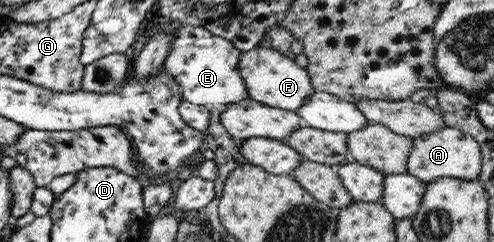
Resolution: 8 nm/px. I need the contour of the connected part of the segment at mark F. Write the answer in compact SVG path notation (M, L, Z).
M267 44L243 52L240 68L242 78L246 82L246 90L249 91L249 98L270 107L296 112L316 93L308 69L298 66L294 60Z

